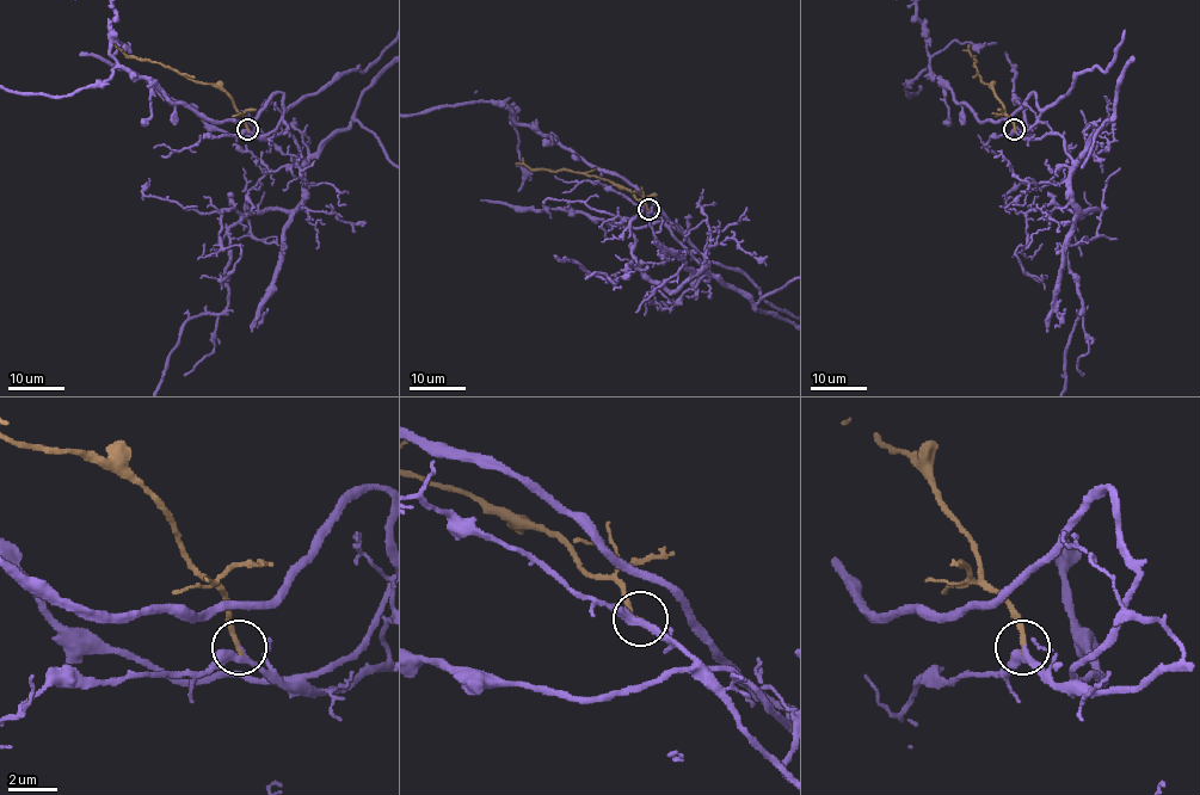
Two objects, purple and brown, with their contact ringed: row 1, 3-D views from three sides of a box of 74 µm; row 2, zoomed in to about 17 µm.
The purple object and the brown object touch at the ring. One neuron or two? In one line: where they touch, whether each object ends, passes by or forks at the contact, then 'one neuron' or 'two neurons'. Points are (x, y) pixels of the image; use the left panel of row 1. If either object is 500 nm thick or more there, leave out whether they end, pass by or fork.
at (247, 129); purple passes by; brown ends there; one neuron

